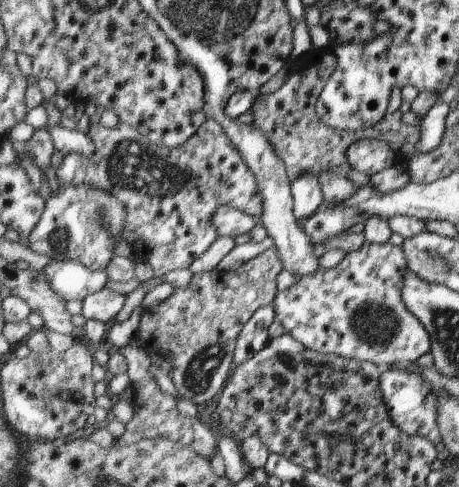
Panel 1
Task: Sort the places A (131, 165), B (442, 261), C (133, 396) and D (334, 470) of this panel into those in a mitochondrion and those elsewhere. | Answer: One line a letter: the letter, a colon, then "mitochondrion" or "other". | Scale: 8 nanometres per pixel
A: mitochondrion
B: mitochondrion
C: other
D: mitochondrion

